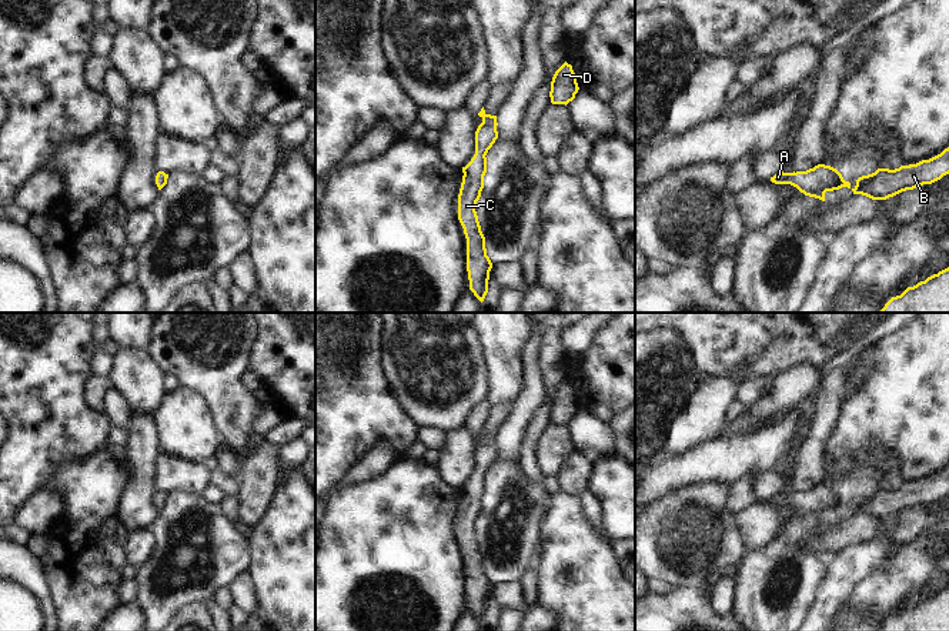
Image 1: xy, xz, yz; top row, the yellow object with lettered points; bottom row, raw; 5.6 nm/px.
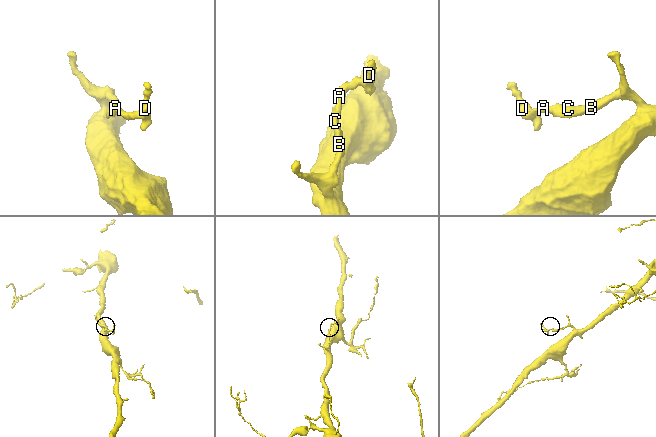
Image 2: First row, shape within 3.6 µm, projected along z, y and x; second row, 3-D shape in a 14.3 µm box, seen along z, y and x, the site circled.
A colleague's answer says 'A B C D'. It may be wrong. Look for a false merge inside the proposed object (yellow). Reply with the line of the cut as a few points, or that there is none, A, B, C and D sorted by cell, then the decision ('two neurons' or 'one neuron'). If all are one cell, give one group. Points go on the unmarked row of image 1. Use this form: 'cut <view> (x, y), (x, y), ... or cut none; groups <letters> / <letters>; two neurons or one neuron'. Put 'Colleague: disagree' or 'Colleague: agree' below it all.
cut none; groups A B C D; one neuron
Colleague: agree

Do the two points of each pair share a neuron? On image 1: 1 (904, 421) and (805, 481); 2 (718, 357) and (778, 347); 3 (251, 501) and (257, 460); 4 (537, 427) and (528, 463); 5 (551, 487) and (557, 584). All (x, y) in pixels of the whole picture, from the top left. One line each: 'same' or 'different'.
1: different
2: same
3: same
4: same
5: different

